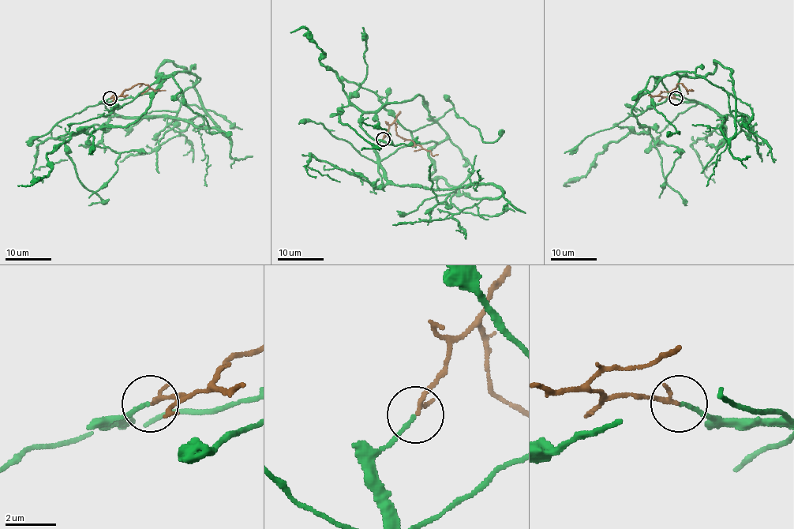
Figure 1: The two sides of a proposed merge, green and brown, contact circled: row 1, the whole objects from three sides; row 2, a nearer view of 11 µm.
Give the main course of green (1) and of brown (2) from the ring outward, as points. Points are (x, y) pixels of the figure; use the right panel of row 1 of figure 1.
1: (676, 98), (697, 103), (669, 93), (658, 78), (632, 113), (648, 133), (611, 141), (569, 185)
2: (676, 98), (660, 95), (672, 91), (680, 83), (691, 90)

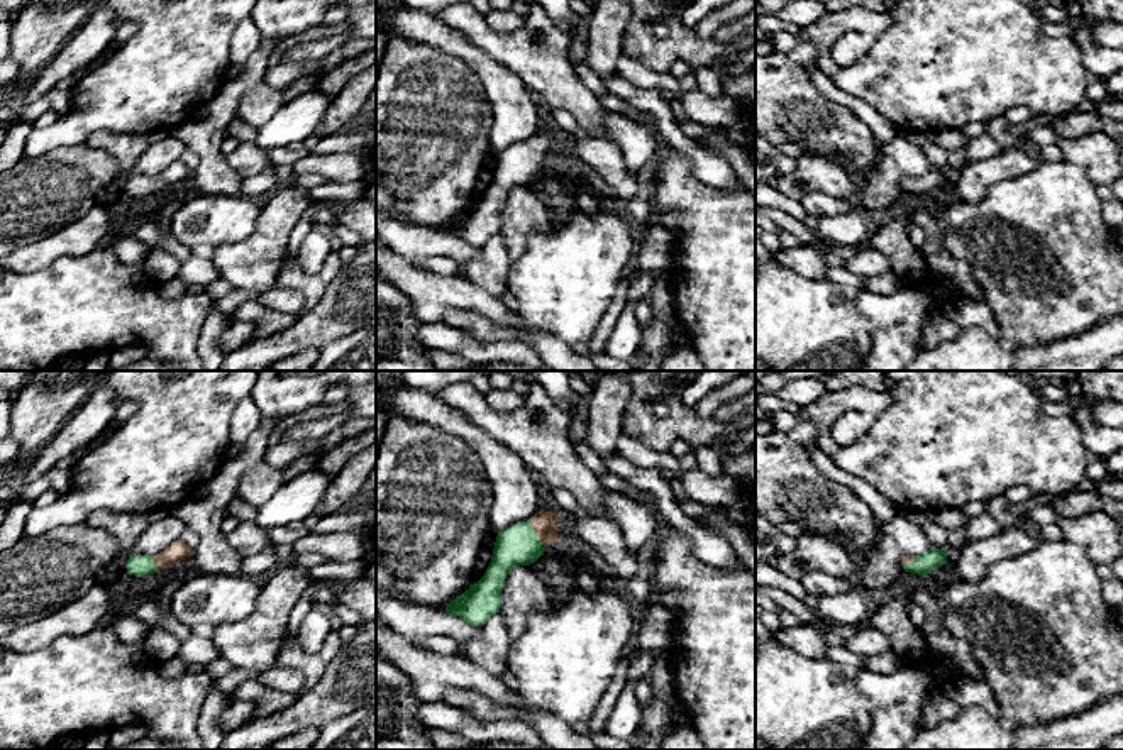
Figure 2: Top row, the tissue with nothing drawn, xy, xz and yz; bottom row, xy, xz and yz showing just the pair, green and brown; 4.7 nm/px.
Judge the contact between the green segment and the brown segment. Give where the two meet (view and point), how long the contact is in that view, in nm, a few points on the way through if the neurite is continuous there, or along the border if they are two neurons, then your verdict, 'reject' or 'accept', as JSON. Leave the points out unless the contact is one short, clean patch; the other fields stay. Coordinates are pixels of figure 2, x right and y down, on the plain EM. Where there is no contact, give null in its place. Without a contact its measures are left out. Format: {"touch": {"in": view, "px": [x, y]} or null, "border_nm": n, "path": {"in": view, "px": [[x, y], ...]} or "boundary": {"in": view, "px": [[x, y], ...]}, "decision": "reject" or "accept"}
{"touch": {"in": "xz", "px": [536, 154]}, "border_nm": 150, "path": {"in": "xz", "px": [[519, 166], [536, 154], [544, 144]]}, "decision": "accept"}

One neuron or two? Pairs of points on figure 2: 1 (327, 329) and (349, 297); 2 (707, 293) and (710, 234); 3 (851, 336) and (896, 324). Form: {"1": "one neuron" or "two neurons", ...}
{"1": "one neuron", "2": "one neuron", "3": "two neurons"}

